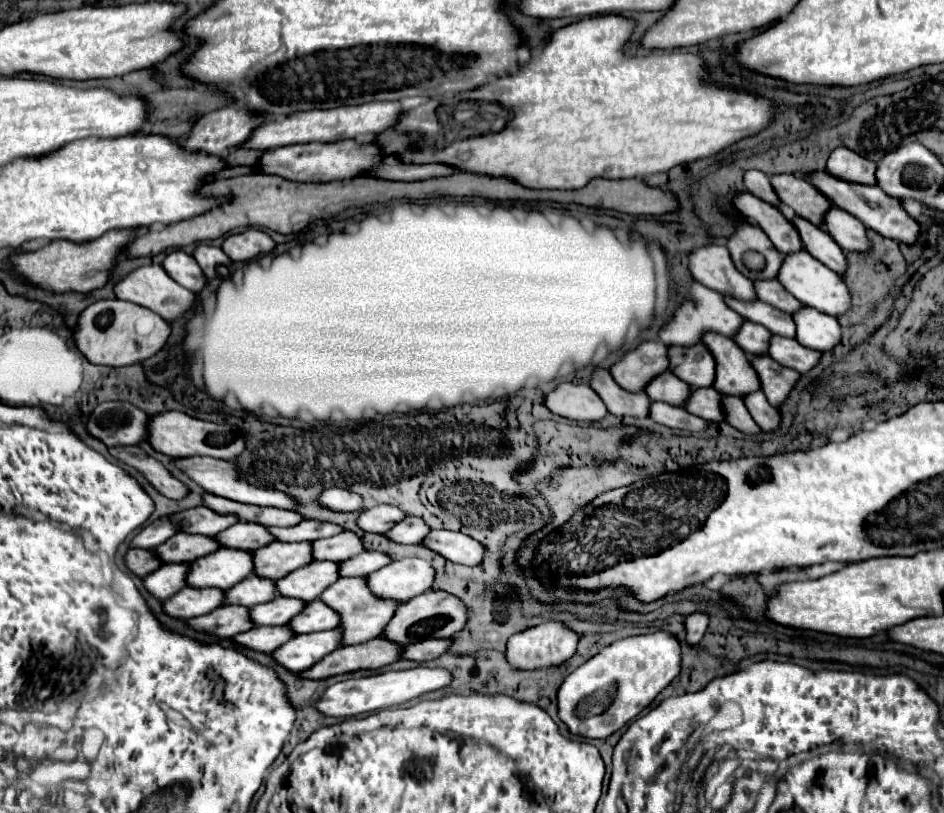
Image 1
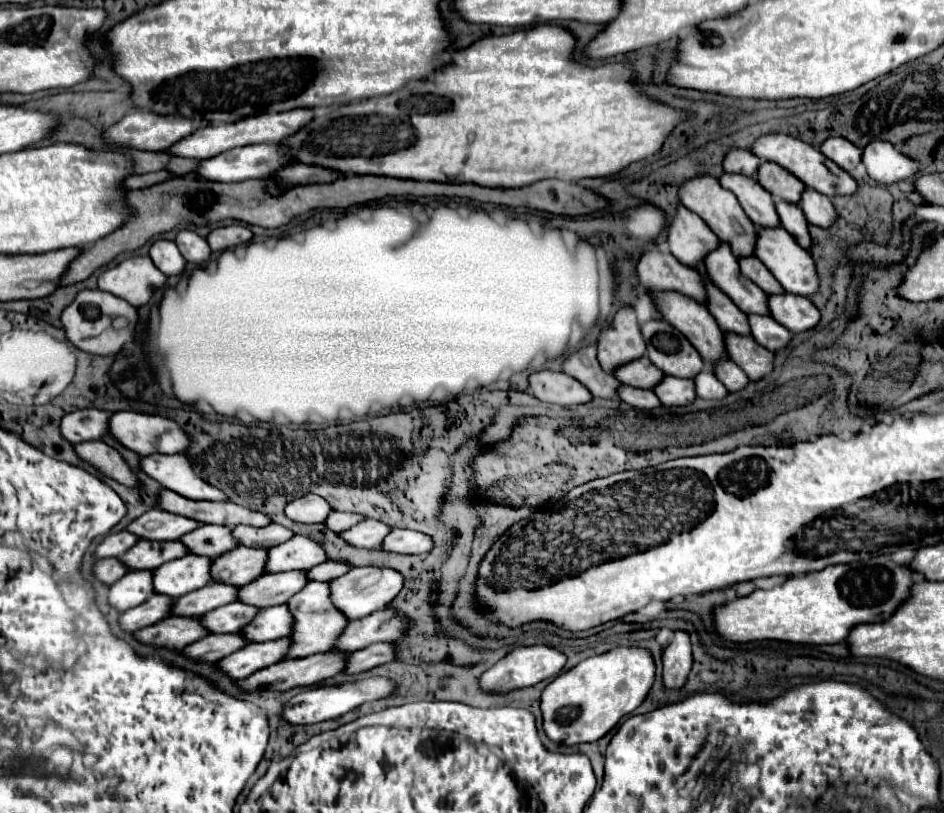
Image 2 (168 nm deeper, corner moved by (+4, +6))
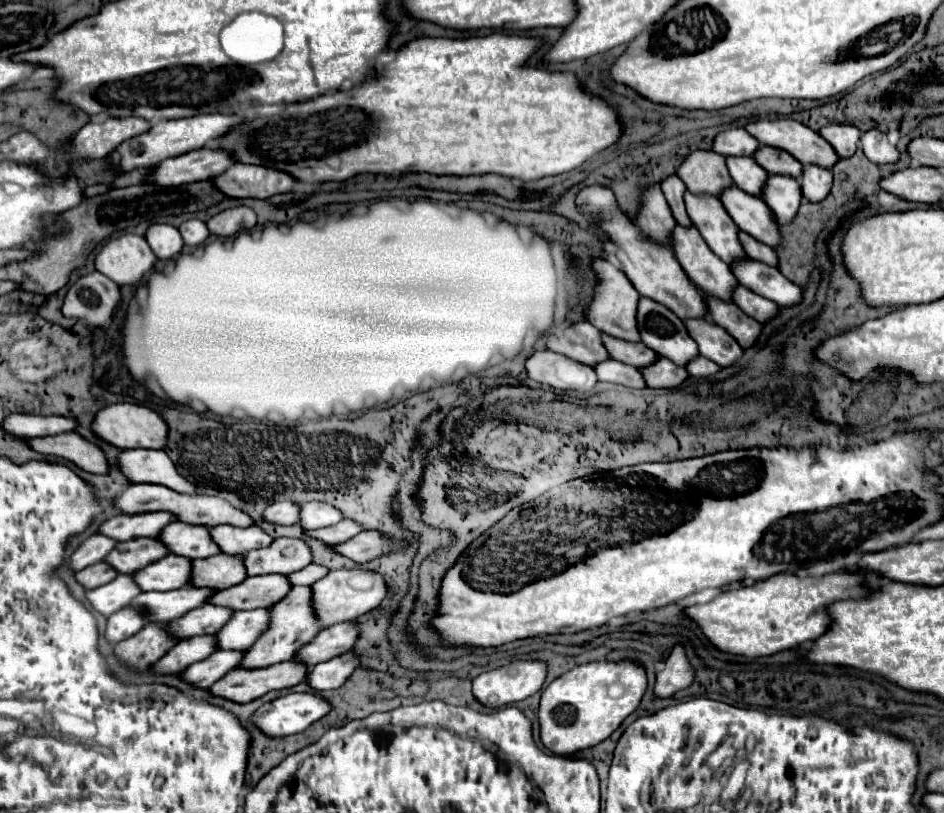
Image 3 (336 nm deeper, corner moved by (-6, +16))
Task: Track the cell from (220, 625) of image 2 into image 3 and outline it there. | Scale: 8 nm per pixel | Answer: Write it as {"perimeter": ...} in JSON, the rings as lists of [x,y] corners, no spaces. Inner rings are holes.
{"perimeter":[[[203,604],[185,616],[169,622],[167,634],[177,640],[187,640],[193,636],[205,636],[205,634],[217,634],[221,630],[221,624],[229,620],[233,612],[227,608],[215,608],[211,604]]]}

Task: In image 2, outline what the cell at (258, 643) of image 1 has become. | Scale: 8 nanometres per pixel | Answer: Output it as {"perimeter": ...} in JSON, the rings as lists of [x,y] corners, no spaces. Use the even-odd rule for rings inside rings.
{"perimeter":[[[239,632],[231,634],[209,634],[207,638],[201,638],[185,648],[185,654],[195,660],[205,660],[205,662],[215,662],[225,658],[227,654],[233,654],[235,650],[241,650],[247,646],[249,640],[243,638]]]}

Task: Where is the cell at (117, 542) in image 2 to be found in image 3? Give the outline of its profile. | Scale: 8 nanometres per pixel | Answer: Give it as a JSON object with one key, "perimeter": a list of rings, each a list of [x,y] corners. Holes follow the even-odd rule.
{"perimeter":[[[91,536],[71,554],[69,568],[73,572],[79,572],[91,564],[97,564],[113,550],[113,546],[113,540],[105,540],[105,536]]]}

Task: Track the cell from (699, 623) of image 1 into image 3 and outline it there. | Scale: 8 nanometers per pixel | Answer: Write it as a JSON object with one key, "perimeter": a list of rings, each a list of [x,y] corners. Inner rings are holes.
{"perimeter":[[[675,646],[671,656],[665,662],[665,668],[657,674],[657,682],[653,686],[655,698],[669,698],[677,690],[691,686],[693,682],[693,668],[685,658],[683,646]]]}

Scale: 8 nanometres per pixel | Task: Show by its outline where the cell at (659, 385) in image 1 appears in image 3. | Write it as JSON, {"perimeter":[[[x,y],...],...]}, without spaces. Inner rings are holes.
{"perimeter":[[[601,334],[601,342],[613,360],[619,360],[619,362],[635,366],[635,368],[651,364],[657,358],[657,354],[651,348],[645,348],[645,344],[641,344],[641,342],[619,340],[609,334]]]}

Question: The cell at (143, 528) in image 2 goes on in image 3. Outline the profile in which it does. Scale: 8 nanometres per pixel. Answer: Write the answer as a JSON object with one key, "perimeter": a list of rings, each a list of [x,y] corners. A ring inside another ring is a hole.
{"perimeter":[[[153,512],[153,514],[145,514],[145,516],[125,516],[119,514],[115,518],[105,520],[97,532],[115,540],[115,542],[127,542],[133,538],[157,538],[157,532],[161,532],[161,528],[165,528],[165,524],[169,524],[173,520],[173,516],[169,516],[169,512]]]}

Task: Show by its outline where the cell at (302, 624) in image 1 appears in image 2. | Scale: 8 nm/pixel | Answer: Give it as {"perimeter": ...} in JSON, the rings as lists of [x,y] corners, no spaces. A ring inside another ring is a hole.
{"perimeter":[[[287,604],[271,606],[261,610],[251,624],[247,624],[241,632],[247,636],[249,642],[267,642],[289,636],[293,632],[295,618]]]}

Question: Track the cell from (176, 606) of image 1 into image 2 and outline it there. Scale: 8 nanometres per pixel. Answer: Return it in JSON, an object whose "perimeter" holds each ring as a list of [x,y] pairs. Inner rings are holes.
{"perimeter":[[[153,594],[147,602],[125,610],[119,618],[119,624],[123,630],[129,632],[137,632],[143,626],[151,626],[153,622],[159,622],[167,616],[171,616],[171,604],[173,604],[173,596],[167,594]]]}

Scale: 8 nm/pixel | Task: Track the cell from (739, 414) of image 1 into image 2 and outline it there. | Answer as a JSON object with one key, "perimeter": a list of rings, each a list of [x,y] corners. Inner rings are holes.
{"perimeter":[[[701,370],[695,376],[695,386],[697,386],[697,396],[705,400],[723,400],[727,398],[727,388],[717,380],[713,370]]]}

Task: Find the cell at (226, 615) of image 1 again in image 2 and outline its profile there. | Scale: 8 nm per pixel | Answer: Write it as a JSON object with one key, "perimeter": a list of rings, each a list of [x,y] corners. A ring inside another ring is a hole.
{"perimeter":[[[169,616],[151,626],[145,626],[135,632],[135,638],[155,646],[167,646],[175,650],[183,650],[185,646],[201,640],[209,634],[207,628],[199,624],[199,618],[185,618],[185,616]]]}

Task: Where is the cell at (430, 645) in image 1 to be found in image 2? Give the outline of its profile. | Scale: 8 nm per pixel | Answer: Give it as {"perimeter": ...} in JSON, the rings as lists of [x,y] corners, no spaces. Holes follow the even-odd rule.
{"perimeter":[[[379,642],[379,644],[371,644],[363,650],[357,650],[351,654],[349,662],[347,662],[347,674],[355,674],[355,672],[363,672],[363,670],[371,670],[379,664],[385,662],[393,662],[395,660],[395,642]]]}

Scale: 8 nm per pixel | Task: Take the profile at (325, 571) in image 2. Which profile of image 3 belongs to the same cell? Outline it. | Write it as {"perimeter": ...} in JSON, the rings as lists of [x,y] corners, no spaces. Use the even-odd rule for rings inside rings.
{"perimeter":[[[309,564],[309,566],[305,566],[303,570],[289,574],[287,580],[289,580],[291,586],[311,586],[311,584],[315,584],[321,576],[325,576],[327,572],[329,572],[327,568],[317,568],[315,564]]]}

